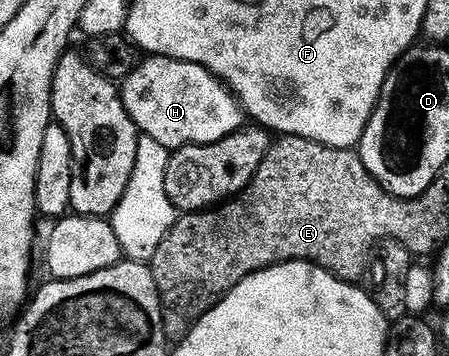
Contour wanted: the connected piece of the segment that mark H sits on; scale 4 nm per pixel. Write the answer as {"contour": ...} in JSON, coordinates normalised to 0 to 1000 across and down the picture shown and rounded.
{"contour":[[[339,152],[321,166],[321,174],[318,166],[303,171],[265,242],[265,267],[278,292],[278,315],[287,315],[312,379],[350,393],[350,404],[359,404],[379,427],[392,421],[396,410],[416,410],[425,399],[457,404],[474,393],[492,393],[492,382],[530,365],[543,351],[541,301],[532,295],[523,267],[506,250],[501,233],[477,219],[457,191],[448,191],[448,180],[430,180],[356,152]]]}

